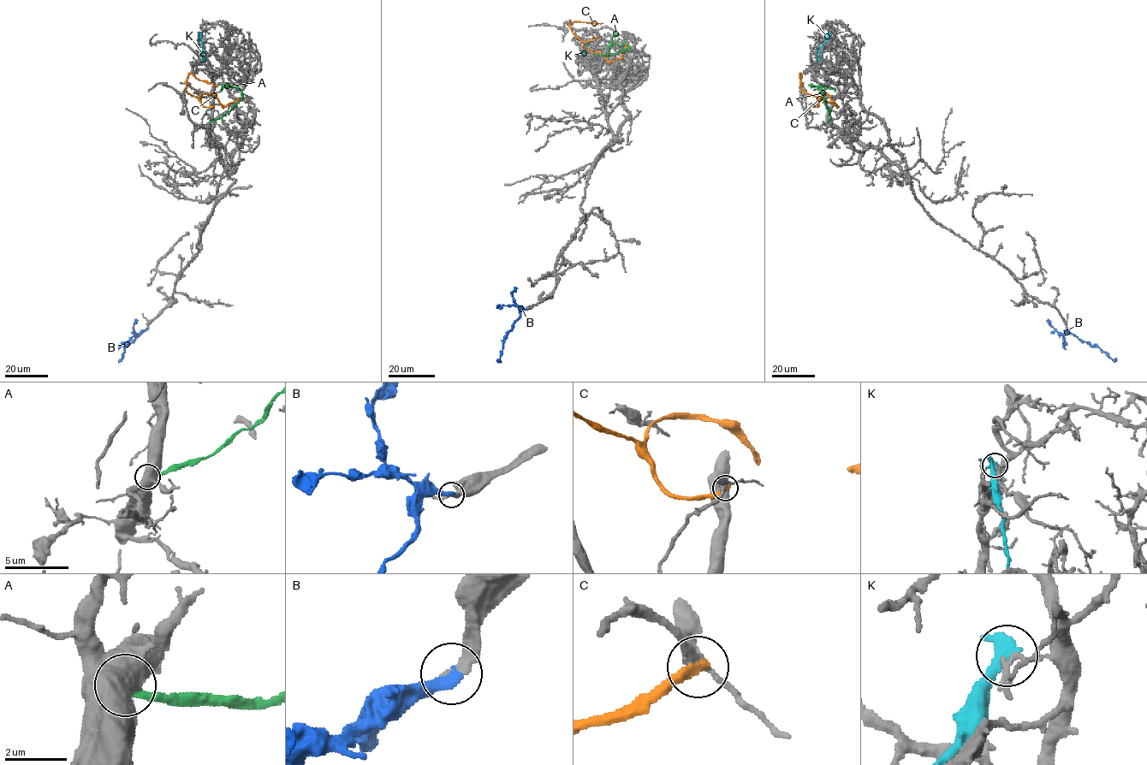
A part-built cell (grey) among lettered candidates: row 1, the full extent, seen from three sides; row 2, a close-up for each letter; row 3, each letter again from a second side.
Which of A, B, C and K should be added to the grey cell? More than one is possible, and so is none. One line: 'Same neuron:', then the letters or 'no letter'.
Same neuron: B

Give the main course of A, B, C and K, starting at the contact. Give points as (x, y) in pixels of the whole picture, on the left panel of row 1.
A: (210, 121), (228, 113), (241, 97), (241, 91), (237, 87), (225, 85), (221, 91)
B: (145, 329), (125, 347), (119, 360)
C: (213, 105), (205, 107), (199, 98), (187, 91), (187, 79), (192, 73), (199, 80), (216, 86)
K: (200, 33), (204, 61)

